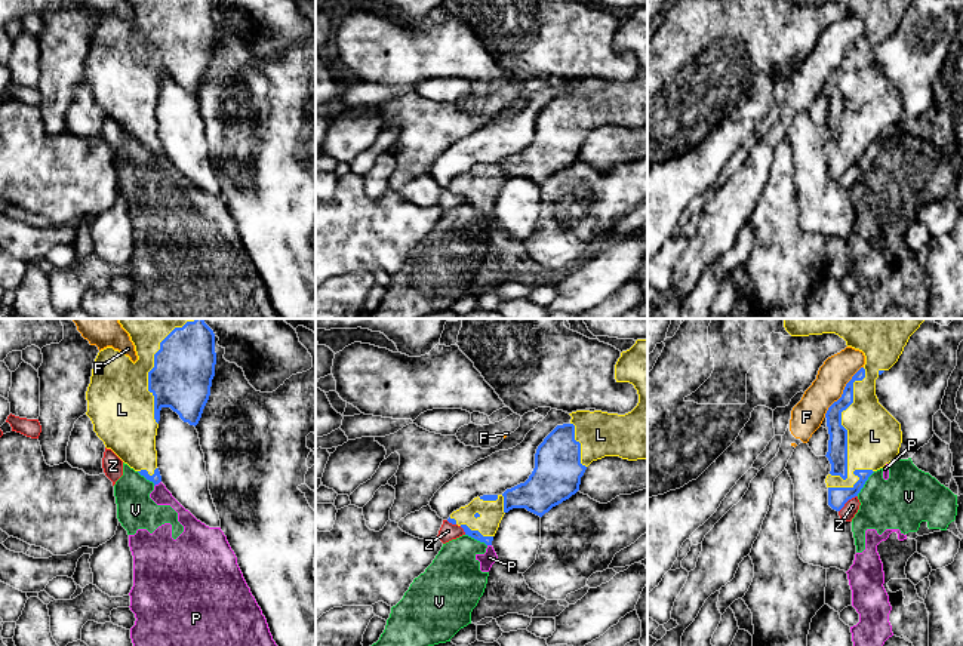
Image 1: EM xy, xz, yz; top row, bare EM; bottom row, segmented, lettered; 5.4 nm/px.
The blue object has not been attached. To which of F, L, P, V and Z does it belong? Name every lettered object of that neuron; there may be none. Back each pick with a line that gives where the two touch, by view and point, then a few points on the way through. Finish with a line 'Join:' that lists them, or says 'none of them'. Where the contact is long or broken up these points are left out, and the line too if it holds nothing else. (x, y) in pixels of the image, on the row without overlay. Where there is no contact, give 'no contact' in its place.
L: yz (840, 91)
Join: L

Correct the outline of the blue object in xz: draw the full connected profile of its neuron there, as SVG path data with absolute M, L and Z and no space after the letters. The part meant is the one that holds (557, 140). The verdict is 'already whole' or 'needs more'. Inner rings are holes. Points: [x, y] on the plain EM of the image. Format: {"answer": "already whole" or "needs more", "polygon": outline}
{"answer": "needs more", "polygon": "M637 7L636 12L621 21L615 33L616 50L630 50L639 62L637 74L625 81L607 81L602 79L576 79L569 92L557 93L538 114L535 136L524 151L507 157L502 163L483 163L474 166L468 173L453 179L449 191L458 193L465 203L492 213L493 204L505 181L513 176L526 176L542 185L553 175L569 167L579 159L581 145L587 135L604 124L619 124L628 129L647 126L647 7Z"}

